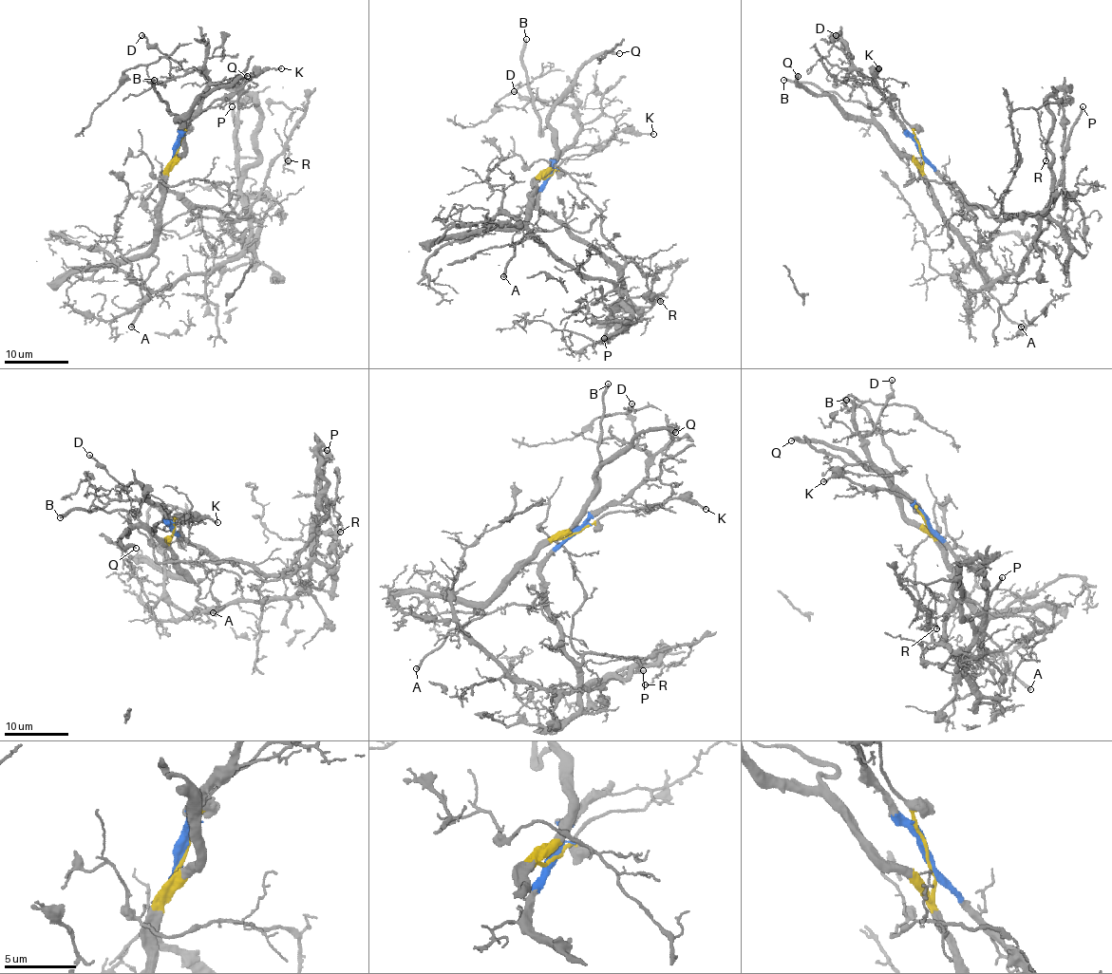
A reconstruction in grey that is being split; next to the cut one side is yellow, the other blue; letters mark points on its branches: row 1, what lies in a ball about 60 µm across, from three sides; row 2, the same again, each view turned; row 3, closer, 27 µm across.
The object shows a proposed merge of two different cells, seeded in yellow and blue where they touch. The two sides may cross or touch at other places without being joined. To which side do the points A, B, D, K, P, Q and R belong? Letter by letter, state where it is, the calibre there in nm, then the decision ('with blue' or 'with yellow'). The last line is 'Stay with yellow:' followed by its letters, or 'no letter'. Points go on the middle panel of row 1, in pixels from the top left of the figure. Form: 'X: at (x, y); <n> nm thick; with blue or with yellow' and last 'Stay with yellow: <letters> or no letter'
A: at (503, 276); 300 nm thick; with yellow
B: at (526, 39); 280 nm thick; with yellow
D: at (514, 91); 180 nm thick; with blue
K: at (653, 134); 240 nm thick; with yellow
P: at (604, 338); 280 nm thick; with blue
Q: at (619, 53); 320 nm thick; with yellow
R: at (660, 301); 150 nm thick; with blue
Stay with yellow: A, B, K, Q

